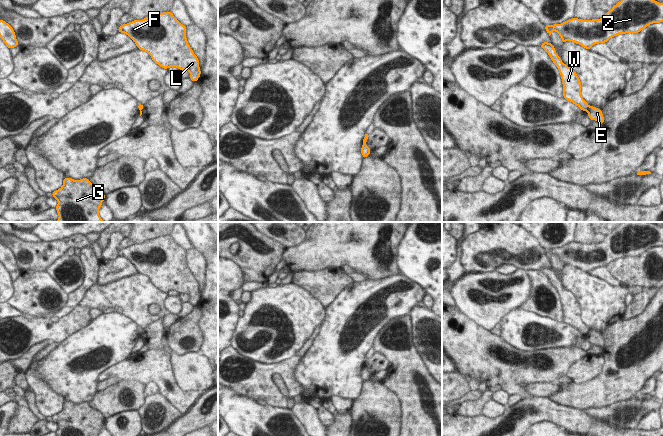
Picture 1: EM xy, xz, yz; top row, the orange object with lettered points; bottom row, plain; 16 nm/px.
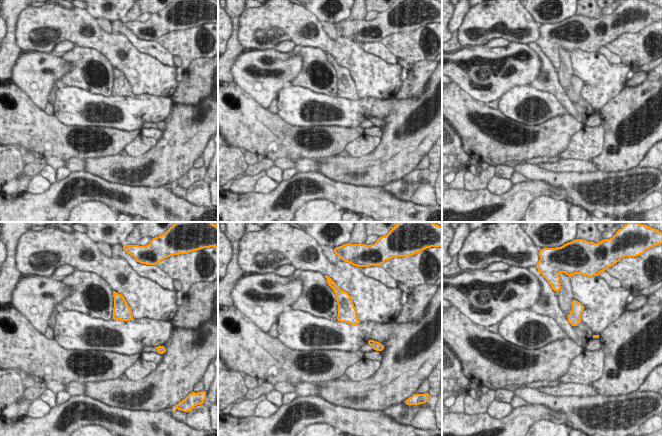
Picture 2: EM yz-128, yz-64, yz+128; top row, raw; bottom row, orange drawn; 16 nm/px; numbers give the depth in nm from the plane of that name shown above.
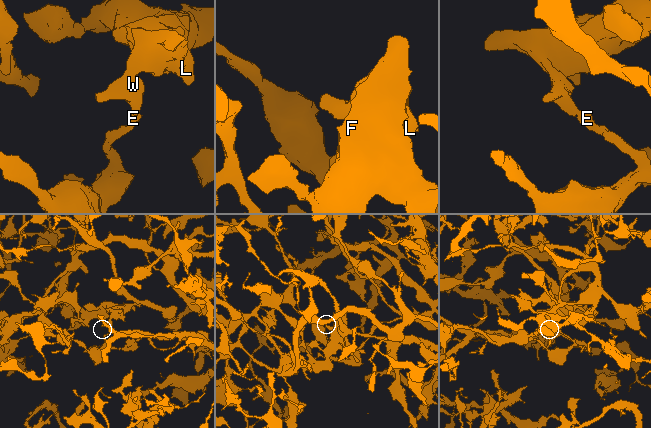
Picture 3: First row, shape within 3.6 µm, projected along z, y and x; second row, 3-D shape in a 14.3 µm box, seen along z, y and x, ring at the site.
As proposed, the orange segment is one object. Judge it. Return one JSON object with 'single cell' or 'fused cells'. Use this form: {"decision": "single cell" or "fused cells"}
{"decision": "fused cells"}

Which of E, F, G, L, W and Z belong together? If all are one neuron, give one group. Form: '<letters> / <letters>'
E G / F L W Z

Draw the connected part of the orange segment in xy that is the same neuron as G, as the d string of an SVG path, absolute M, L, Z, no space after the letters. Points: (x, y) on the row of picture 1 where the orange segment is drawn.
M64 178L63 185L52 192L58 201L57 222L104 222L98 211L105 199L103 191L87 178Z

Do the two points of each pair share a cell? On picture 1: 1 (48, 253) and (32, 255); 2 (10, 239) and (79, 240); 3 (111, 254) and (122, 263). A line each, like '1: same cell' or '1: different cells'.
1: same cell
2: same cell
3: different cells

